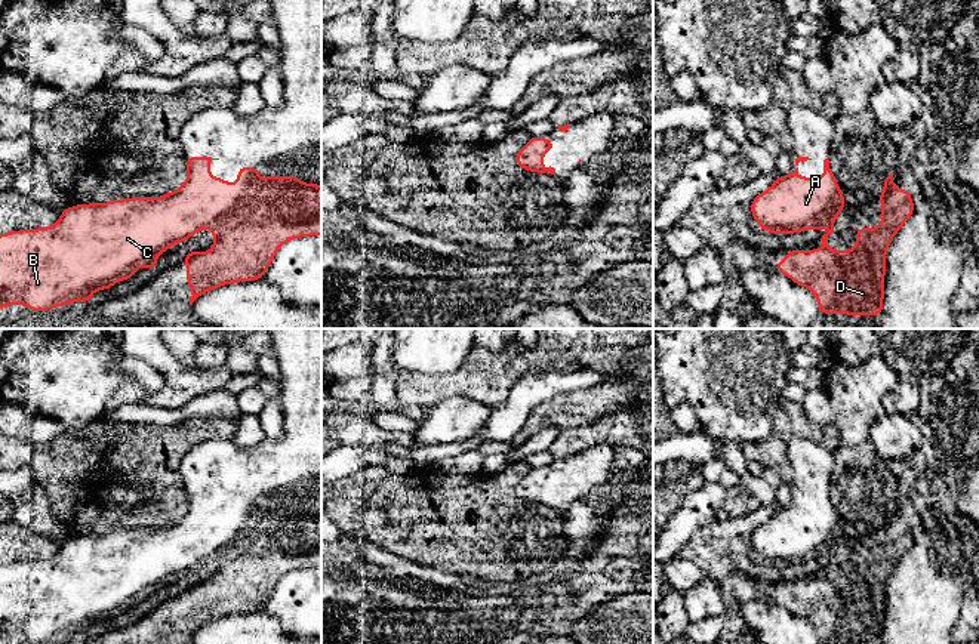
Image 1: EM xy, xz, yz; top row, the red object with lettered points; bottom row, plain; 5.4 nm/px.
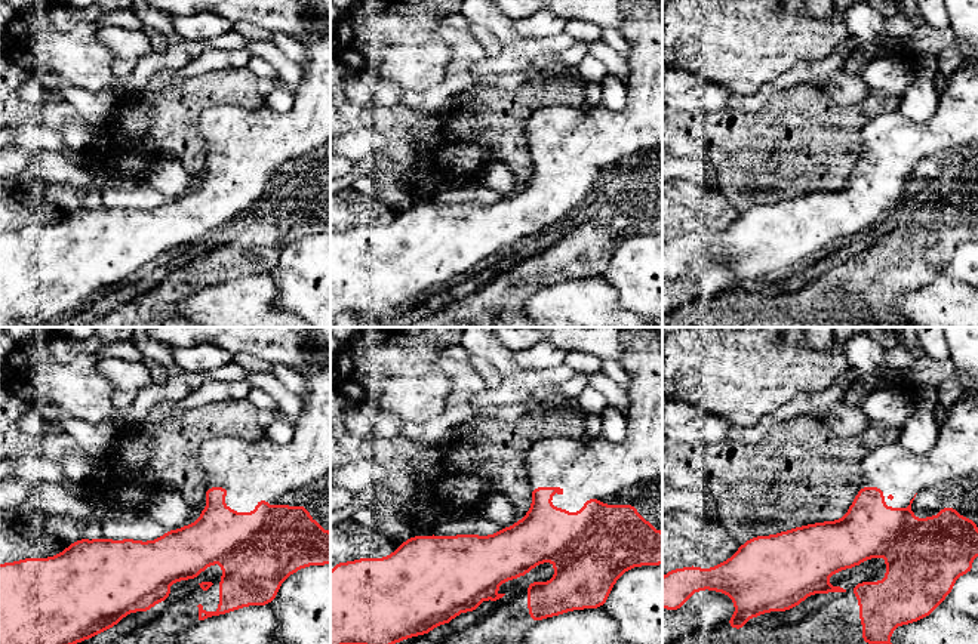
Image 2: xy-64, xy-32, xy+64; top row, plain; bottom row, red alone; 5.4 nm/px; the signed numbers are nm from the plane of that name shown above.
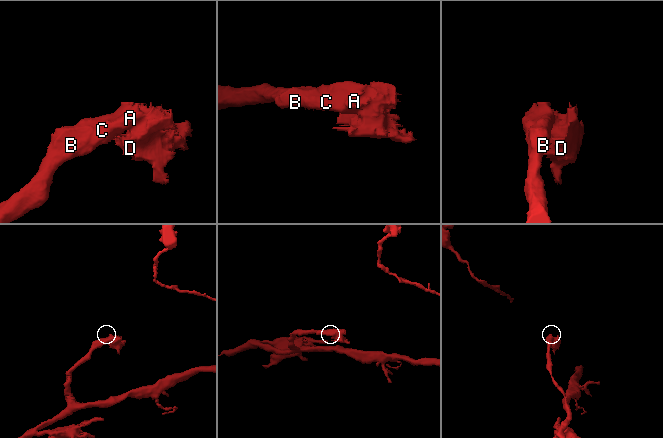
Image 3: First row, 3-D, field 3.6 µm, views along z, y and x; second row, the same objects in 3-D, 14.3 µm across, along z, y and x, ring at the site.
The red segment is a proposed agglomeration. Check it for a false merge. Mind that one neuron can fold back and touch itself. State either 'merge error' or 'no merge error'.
no merge error

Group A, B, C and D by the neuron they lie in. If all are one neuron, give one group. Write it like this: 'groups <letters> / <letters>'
groups A B C D

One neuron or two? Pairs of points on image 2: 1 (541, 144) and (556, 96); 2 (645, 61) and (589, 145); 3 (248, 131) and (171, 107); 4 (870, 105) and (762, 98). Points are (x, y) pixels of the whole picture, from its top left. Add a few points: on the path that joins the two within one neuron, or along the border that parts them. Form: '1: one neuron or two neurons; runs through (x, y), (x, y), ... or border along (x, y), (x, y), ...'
1: two neurons; border along (578, 107), (538, 107), (525, 126)
2: one neuron; runs through (645, 85), (645, 98), (612, 131)
3: two neurons; border along (202, 113), (197, 131)
4: two neurons; border along (872, 89), (855, 104)

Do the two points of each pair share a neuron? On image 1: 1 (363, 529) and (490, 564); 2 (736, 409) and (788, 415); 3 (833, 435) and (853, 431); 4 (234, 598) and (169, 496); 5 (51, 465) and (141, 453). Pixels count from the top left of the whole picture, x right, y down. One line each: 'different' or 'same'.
1: different
2: different
3: different
4: different
5: same

